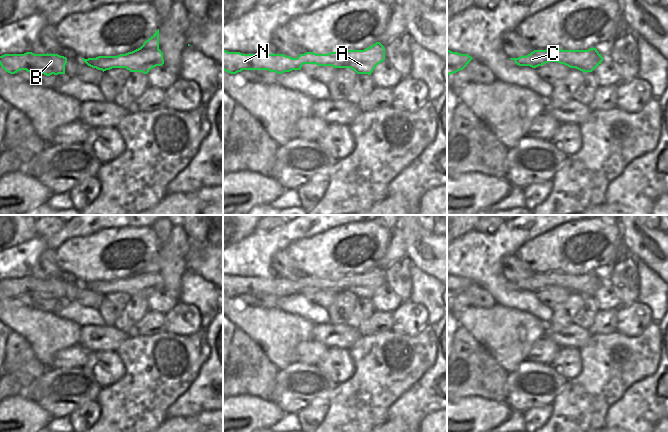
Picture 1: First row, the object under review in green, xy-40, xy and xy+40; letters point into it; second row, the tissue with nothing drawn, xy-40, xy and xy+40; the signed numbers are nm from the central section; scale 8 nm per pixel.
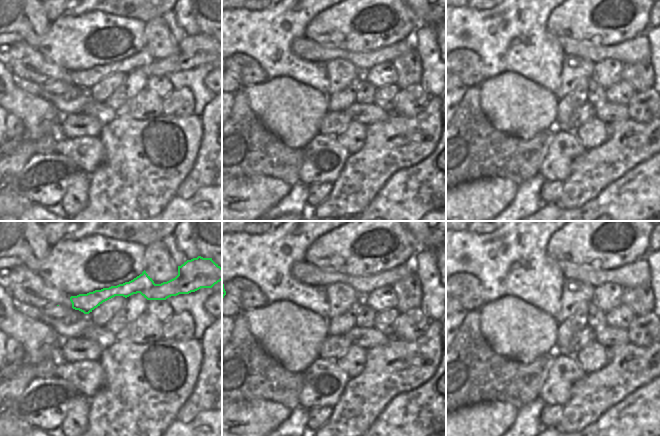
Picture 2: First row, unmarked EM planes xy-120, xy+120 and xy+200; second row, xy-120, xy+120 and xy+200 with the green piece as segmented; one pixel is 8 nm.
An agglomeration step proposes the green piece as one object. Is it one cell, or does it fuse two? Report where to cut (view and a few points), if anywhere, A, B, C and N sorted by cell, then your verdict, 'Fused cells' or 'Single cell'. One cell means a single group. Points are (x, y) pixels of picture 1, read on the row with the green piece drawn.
Split along xy (296, 58), (303, 63). Groups: A C / B N. Fused cells

